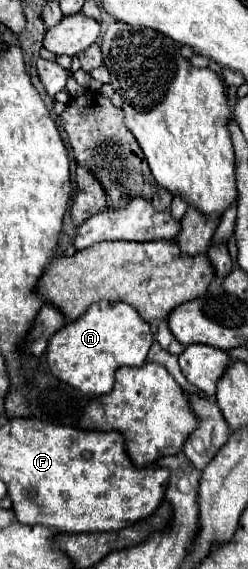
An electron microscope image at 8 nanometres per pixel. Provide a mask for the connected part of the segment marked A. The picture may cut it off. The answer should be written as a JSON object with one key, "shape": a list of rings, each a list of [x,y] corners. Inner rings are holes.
{"shape":[[[96,302],[84,316],[58,330],[48,344],[46,358],[50,372],[84,394],[106,394],[114,386],[114,372],[120,366],[142,366],[154,342],[150,324],[126,302]]]}

